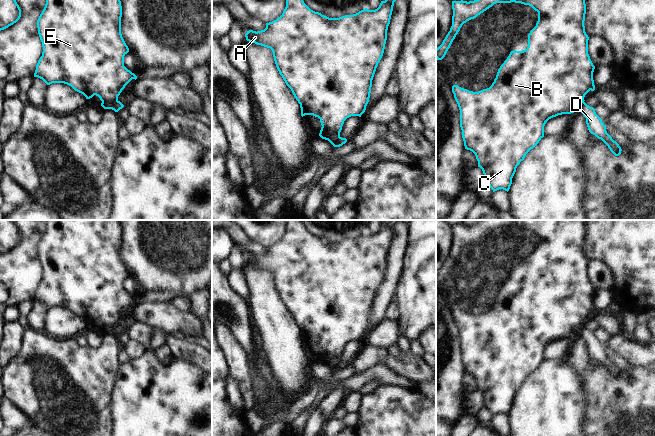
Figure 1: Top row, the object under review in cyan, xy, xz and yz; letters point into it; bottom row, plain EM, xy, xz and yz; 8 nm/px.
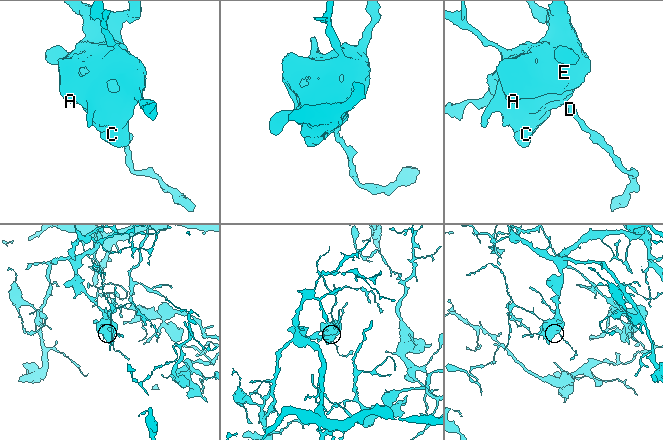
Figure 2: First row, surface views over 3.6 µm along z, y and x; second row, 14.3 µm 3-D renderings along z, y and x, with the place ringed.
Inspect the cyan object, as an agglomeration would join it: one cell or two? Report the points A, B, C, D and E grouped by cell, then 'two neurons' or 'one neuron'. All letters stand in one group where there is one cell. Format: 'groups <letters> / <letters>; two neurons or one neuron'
groups A B C E / D; two neurons

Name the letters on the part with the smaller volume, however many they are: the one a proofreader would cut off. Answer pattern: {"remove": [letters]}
{"remove": ["D"]}

